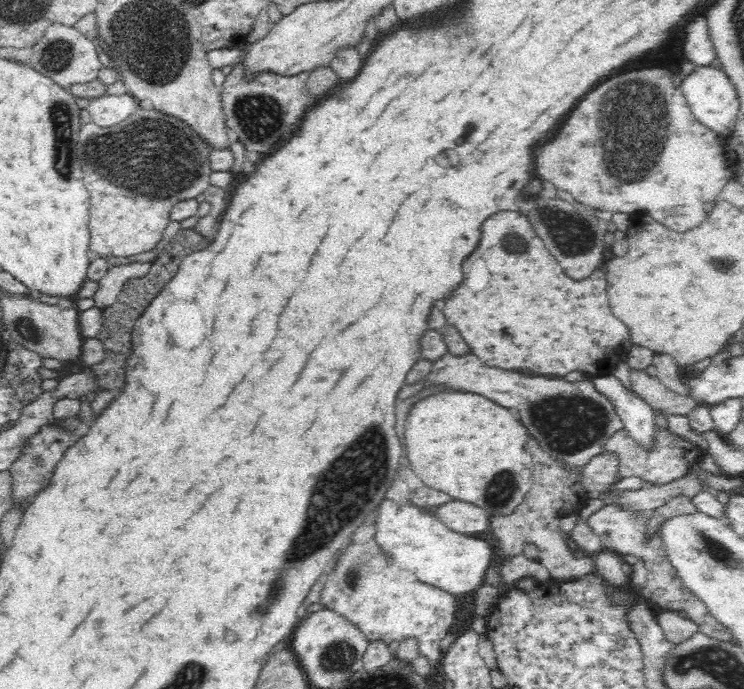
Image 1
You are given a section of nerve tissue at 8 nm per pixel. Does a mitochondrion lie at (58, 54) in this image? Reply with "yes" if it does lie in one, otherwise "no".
yes

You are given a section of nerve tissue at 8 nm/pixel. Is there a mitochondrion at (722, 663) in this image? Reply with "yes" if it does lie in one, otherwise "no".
yes

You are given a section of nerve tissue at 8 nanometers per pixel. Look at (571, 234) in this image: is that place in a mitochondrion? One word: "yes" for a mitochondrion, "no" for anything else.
yes

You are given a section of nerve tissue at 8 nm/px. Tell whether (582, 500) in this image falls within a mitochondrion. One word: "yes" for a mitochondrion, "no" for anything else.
no

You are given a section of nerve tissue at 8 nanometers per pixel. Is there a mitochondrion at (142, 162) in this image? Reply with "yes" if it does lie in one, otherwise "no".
yes

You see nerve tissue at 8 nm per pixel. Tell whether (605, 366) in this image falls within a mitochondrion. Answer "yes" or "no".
no

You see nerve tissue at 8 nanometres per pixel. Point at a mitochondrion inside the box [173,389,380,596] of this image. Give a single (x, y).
(356, 575)

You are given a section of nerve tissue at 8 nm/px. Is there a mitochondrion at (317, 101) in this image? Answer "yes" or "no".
no

